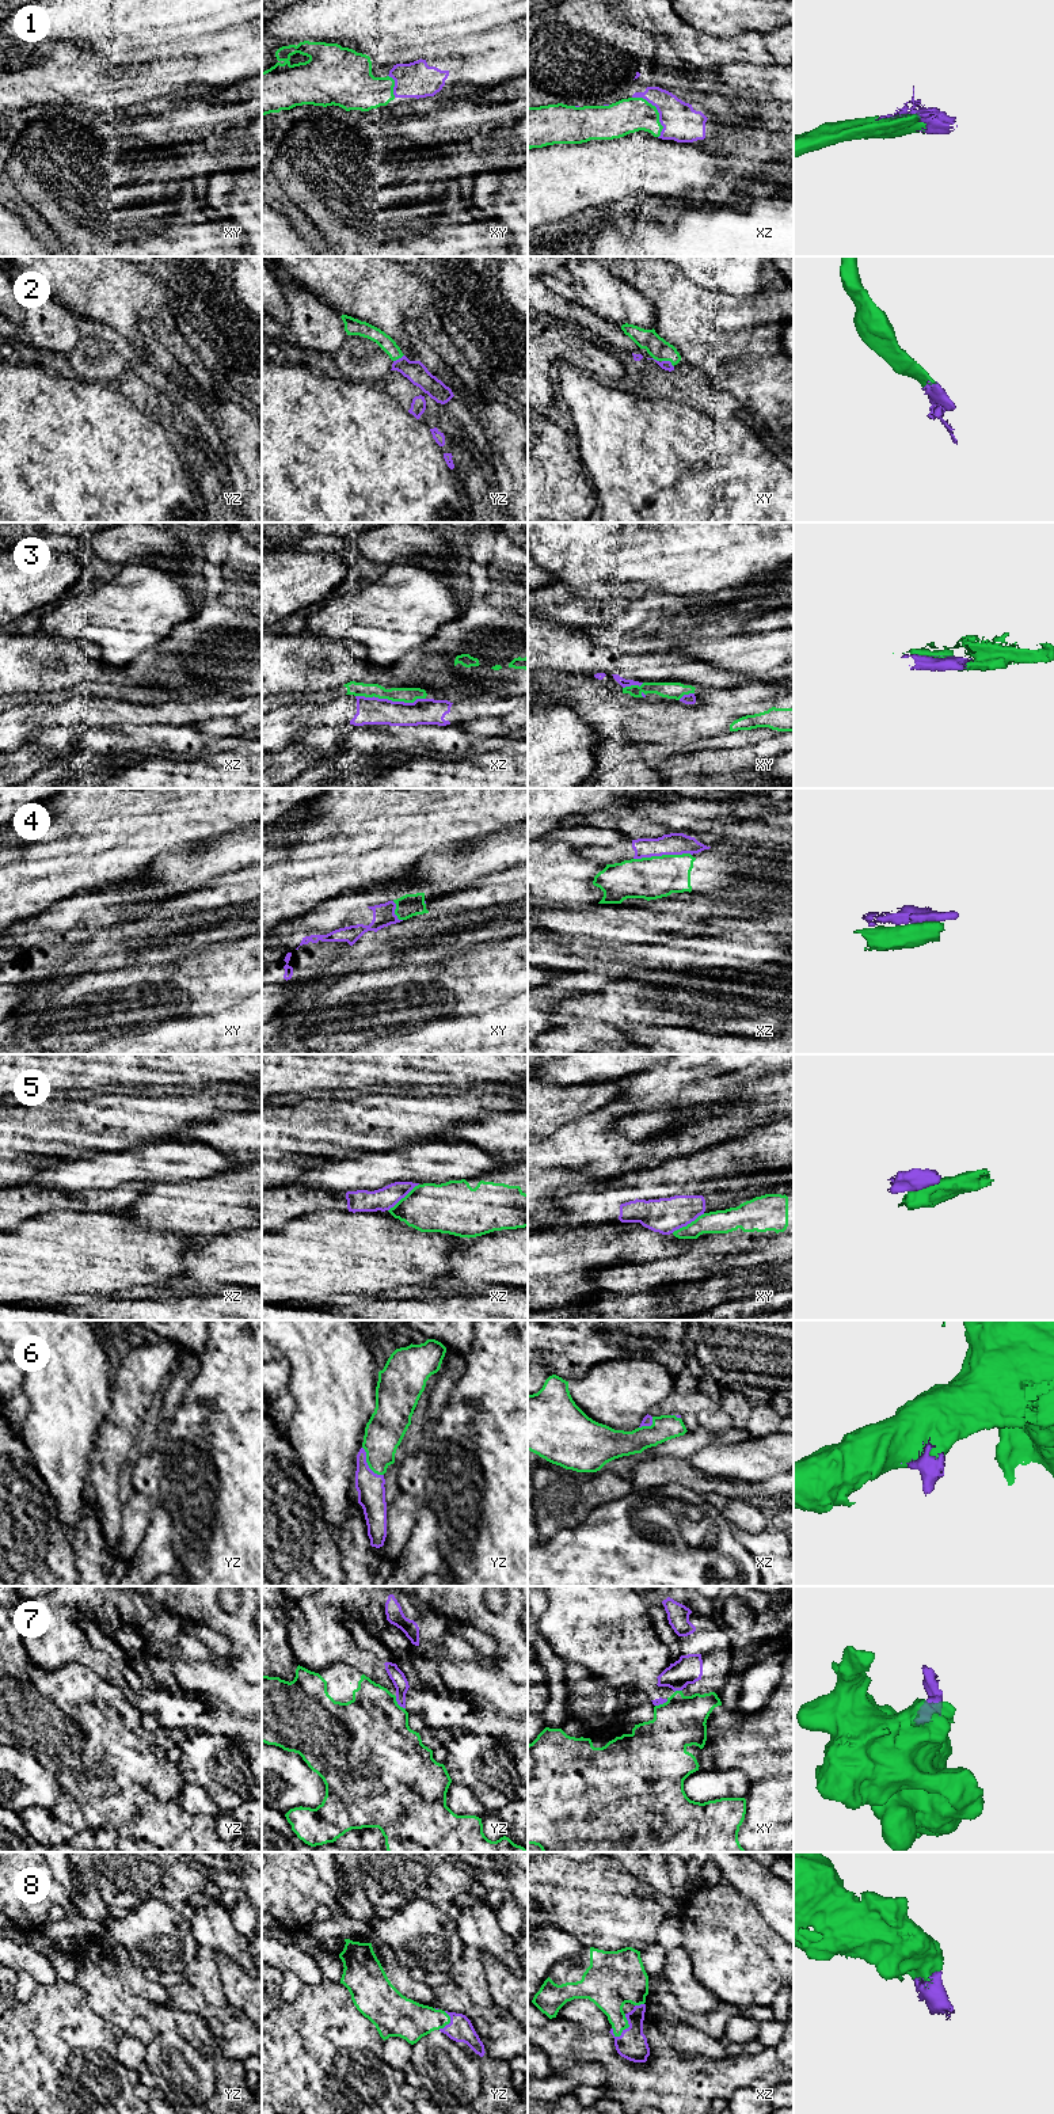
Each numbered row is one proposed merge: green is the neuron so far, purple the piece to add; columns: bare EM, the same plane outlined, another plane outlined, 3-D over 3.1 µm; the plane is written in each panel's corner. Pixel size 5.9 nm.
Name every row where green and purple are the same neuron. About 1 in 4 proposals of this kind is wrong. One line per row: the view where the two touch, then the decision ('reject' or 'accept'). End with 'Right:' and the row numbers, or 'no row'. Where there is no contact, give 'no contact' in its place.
1: contact in xz; accept
2: contact in xy; accept
3: contact in xz; reject
4: contact in xz; reject
5: contact in xy; reject
6: contact in yz; accept
7: contact in yz; reject
8: contact in xz; accept
Right: 1, 2, 6, 8

